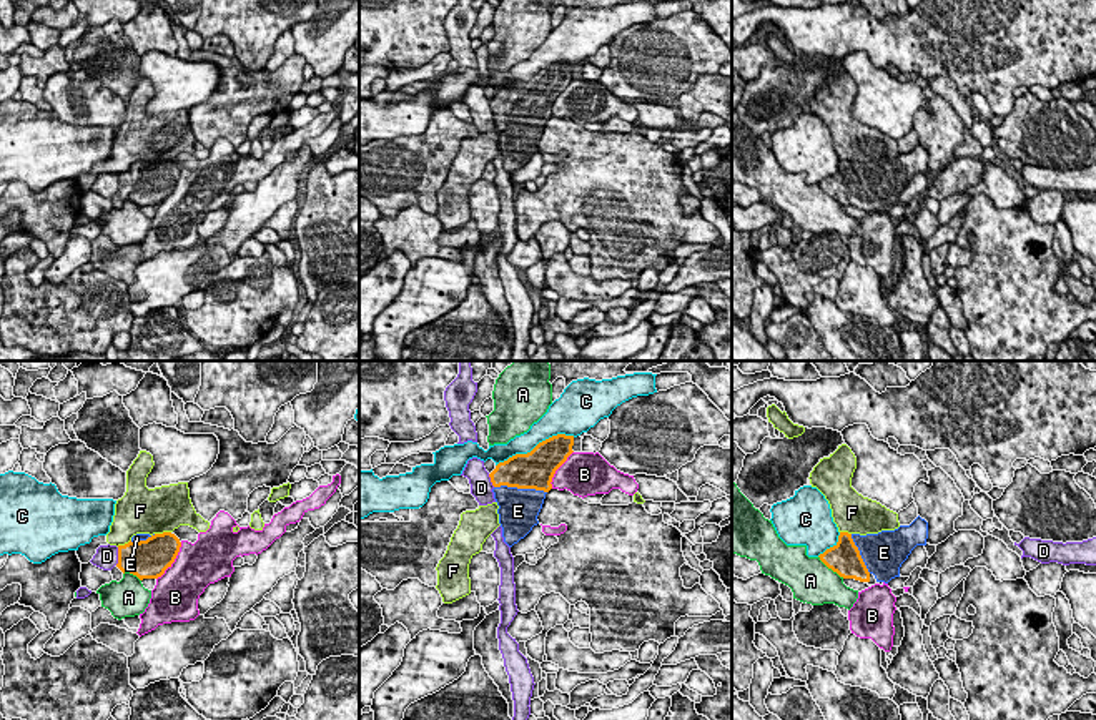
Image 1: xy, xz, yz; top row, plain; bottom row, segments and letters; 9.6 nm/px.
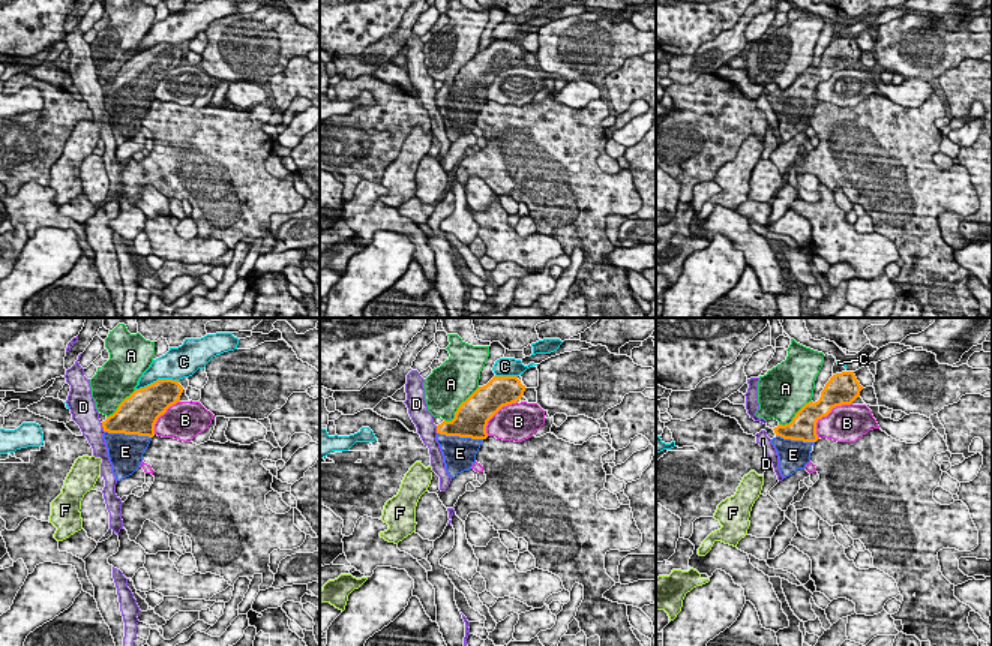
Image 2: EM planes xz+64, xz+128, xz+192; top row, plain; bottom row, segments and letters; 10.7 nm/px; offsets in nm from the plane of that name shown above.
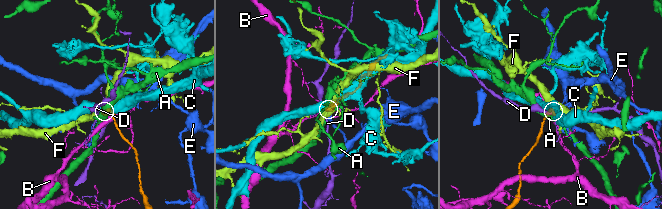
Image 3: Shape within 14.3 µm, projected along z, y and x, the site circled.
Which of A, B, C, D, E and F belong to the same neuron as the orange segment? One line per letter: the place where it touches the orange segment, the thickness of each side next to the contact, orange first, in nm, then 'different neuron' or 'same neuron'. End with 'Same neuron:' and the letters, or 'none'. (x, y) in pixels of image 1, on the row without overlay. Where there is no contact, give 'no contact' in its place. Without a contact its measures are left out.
A: yz (830, 195) | 300/420 nm | different neuron
B: xy (173, 188) | 380/440 nm | different neuron
C: xz (536, 73) | 360/220 nm | different neuron
D: xy (118, 183) | 360/220 nm | different neuron
E: xz (521, 115) | 360/380 nm | same neuron
F: xy (163, 160) | 360/440 nm | different neuron
Same neuron: E

